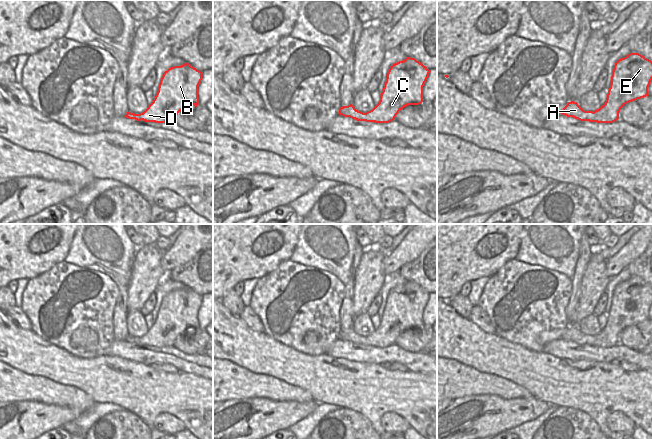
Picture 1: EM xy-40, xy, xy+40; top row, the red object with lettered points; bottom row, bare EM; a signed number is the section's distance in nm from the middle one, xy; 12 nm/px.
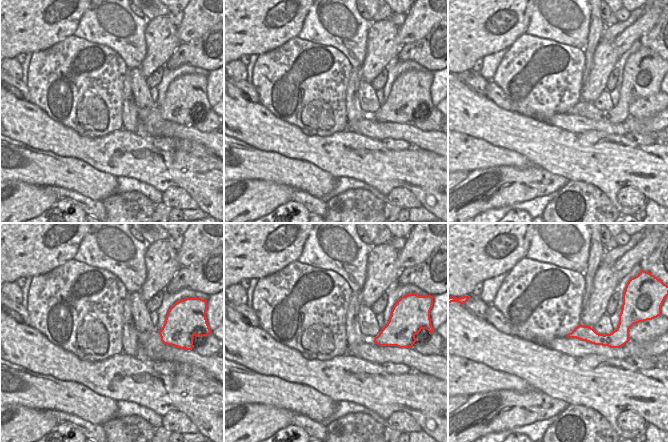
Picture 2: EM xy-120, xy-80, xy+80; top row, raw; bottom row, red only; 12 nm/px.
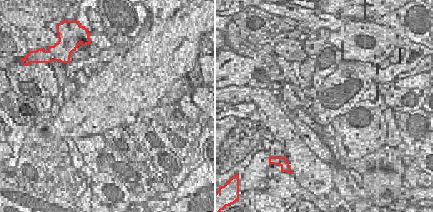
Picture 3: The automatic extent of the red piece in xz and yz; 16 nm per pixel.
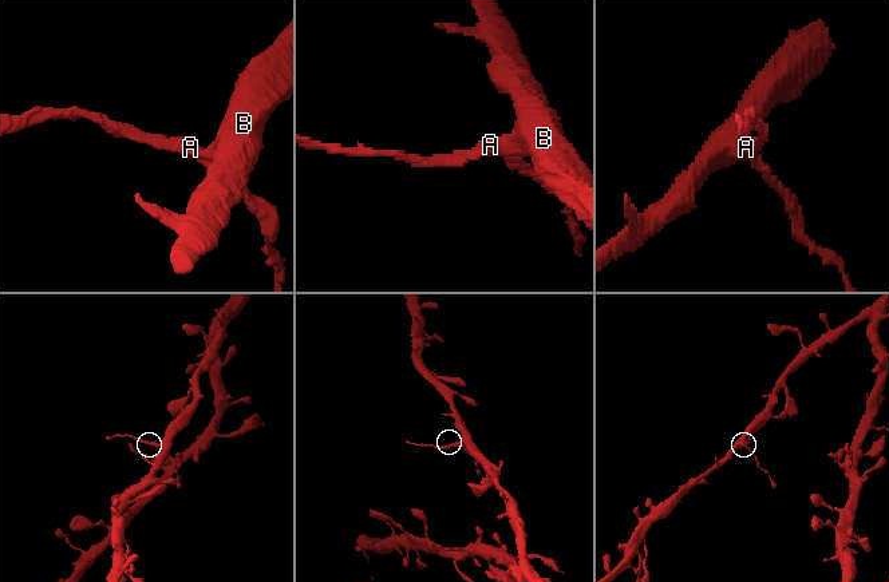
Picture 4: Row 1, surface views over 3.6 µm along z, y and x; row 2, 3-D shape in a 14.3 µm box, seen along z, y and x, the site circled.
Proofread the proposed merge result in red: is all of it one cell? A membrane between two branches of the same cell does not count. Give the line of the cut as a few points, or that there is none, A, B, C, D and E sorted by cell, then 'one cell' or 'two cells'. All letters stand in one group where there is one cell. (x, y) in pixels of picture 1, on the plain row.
cut xy+40 (594, 336), (594, 339), (588, 344); groups A / B C D E; two cells

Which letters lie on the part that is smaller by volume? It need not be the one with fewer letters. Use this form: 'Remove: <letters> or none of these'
Remove: A

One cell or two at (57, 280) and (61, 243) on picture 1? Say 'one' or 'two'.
two

